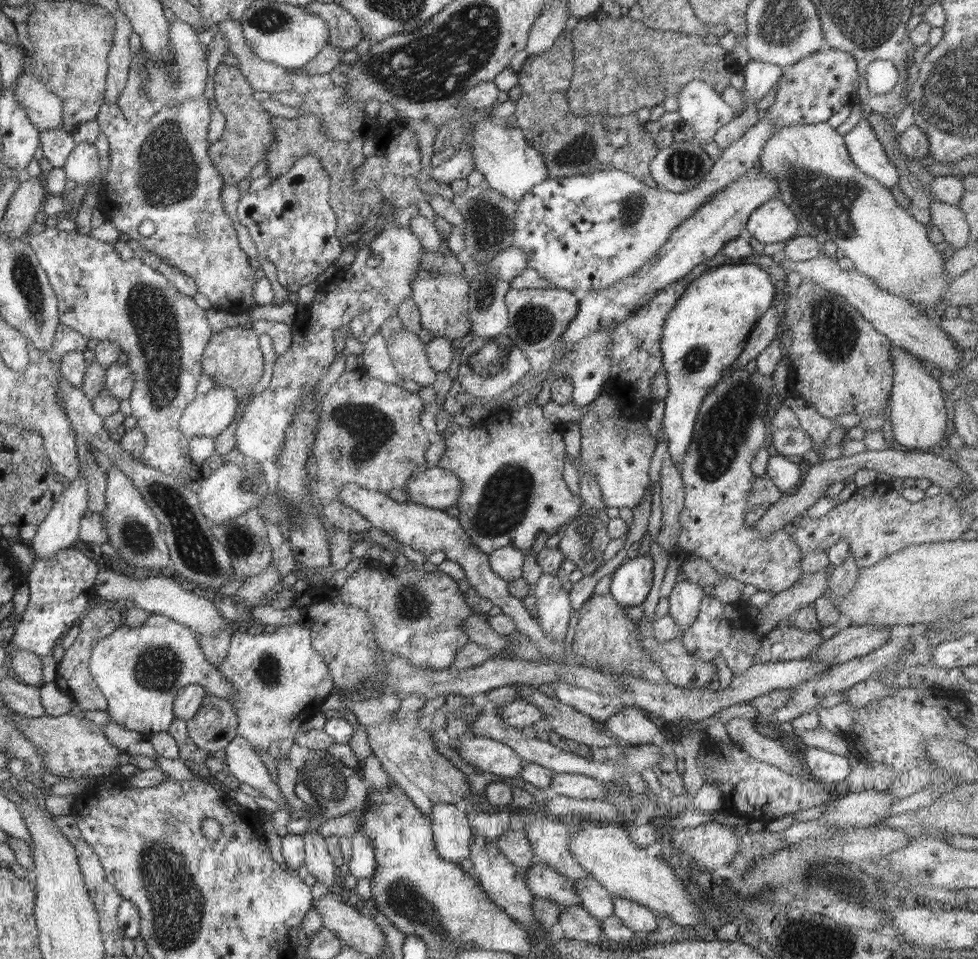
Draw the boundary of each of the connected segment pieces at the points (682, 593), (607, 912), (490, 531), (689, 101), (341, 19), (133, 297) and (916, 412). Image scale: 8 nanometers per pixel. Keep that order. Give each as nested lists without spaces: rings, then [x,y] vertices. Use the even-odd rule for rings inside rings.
[[[680,579],[674,586],[668,597],[668,602],[670,602],[669,614],[680,625],[681,634],[685,628],[693,623],[695,616],[698,616],[703,598],[703,588],[688,579]]]
[[[591,875],[578,879],[573,888],[585,908],[598,921],[614,916],[613,896]]]
[[[534,400],[518,409],[494,410],[483,423],[462,427],[450,422],[442,432],[446,450],[438,467],[456,474],[462,483],[455,508],[460,511],[457,520],[466,534],[482,552],[490,554],[501,546],[509,546],[528,553],[536,536],[545,532],[548,536],[556,533],[567,521],[582,515],[584,501],[574,496],[563,480],[566,446],[563,440],[564,427],[542,415],[542,407]]]
[[[691,80],[678,92],[679,128],[690,126],[694,130],[694,143],[700,147],[712,142],[722,126],[738,115],[736,109],[726,104],[722,96],[703,80]]]
[[[314,1],[303,7],[306,13],[322,18],[330,31],[330,45],[342,51],[354,49],[366,40],[366,35],[358,29],[354,15],[335,3]]]
[[[48,226],[42,230],[42,234],[36,234],[36,236],[27,234],[25,239],[30,248],[37,253],[41,267],[48,272],[50,284],[52,284],[53,291],[57,293],[60,304],[61,324],[77,329],[78,332],[84,333],[89,340],[98,340],[100,343],[106,341],[115,342],[120,347],[121,352],[124,352],[124,354],[128,356],[126,363],[129,365],[130,370],[133,372],[133,376],[136,378],[136,382],[133,384],[133,392],[129,396],[131,402],[130,408],[132,410],[131,416],[136,419],[137,427],[141,428],[142,433],[146,436],[146,448],[144,448],[142,452],[141,464],[154,468],[174,478],[178,485],[190,489],[192,493],[200,491],[201,483],[204,480],[201,475],[201,466],[193,461],[192,454],[189,452],[189,441],[185,434],[182,433],[180,420],[185,412],[185,408],[196,399],[196,384],[198,384],[200,376],[203,376],[202,366],[200,366],[200,360],[203,360],[202,352],[205,352],[205,348],[207,347],[206,344],[209,344],[208,340],[211,340],[213,336],[212,328],[210,328],[210,324],[206,322],[206,312],[204,312],[204,310],[194,301],[193,297],[184,296],[173,281],[163,273],[158,272],[157,269],[146,264],[142,258],[133,257],[128,261],[122,260],[116,251],[114,251],[115,246],[112,243],[97,240],[91,235],[82,236],[82,234],[78,234],[78,231],[64,232],[64,229]]]
[[[900,347],[890,348],[893,364],[893,387],[888,401],[888,416],[892,424],[894,439],[900,445],[912,450],[928,451],[936,444],[945,441],[946,424],[946,394],[940,388],[938,380],[930,375],[930,369],[917,356]]]

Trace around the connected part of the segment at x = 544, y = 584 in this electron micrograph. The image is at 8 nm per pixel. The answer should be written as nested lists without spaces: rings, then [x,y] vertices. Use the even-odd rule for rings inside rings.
[[[542,574],[533,591],[534,596],[537,598],[535,606],[538,608],[541,631],[551,640],[558,641],[565,639],[568,622],[574,612],[569,599],[569,593],[562,589],[562,585],[556,574]]]

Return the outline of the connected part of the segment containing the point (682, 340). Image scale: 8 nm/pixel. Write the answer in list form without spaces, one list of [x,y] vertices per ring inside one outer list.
[[[757,262],[751,264],[724,264],[710,268],[695,278],[674,308],[668,313],[661,336],[661,359],[669,391],[664,399],[665,411],[662,420],[664,435],[668,438],[668,454],[672,461],[681,464],[692,441],[695,431],[696,417],[704,397],[723,378],[723,372],[731,368],[731,364],[740,356],[748,335],[752,332],[758,319],[770,308],[774,300],[776,285],[772,284],[770,274],[758,267]]]

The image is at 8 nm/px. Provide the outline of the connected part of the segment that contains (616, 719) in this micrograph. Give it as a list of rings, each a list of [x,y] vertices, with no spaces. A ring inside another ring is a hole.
[[[633,704],[624,705],[611,717],[604,721],[606,730],[625,744],[654,743],[664,730],[658,728],[646,712]]]

